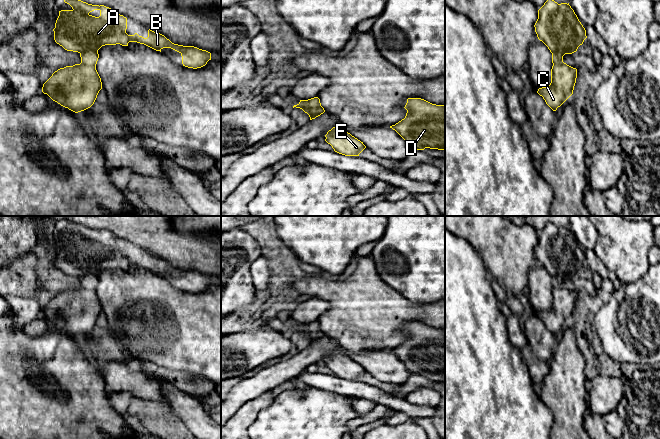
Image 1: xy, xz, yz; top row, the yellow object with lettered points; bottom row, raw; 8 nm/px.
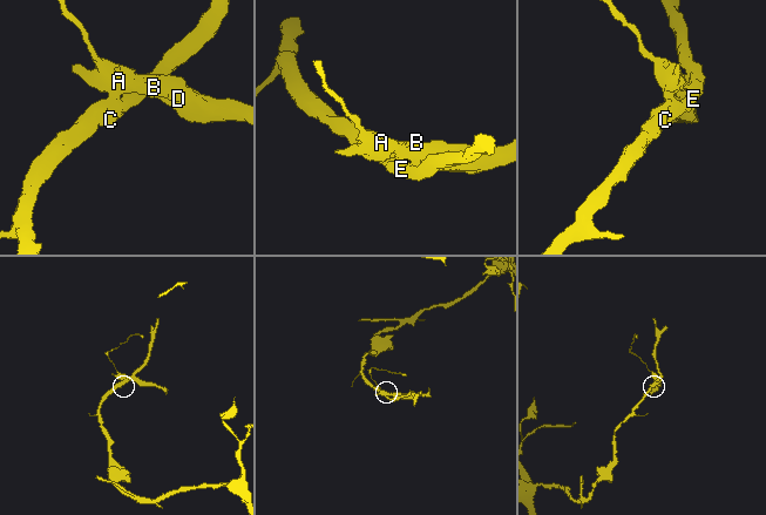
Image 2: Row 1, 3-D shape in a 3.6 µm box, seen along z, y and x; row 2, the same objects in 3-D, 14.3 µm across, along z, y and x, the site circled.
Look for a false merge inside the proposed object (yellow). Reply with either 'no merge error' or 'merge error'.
merge error

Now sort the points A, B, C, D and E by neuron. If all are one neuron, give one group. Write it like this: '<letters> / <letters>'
A B D / C E

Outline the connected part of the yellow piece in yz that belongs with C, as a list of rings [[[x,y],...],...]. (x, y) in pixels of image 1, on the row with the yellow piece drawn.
[[[564,62],[555,64],[551,69],[550,85],[539,88],[537,93],[553,111],[556,111],[573,94],[576,78],[576,68]]]

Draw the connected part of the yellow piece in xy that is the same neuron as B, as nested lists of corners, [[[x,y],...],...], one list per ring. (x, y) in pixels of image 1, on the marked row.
[[[64,0],[64,2],[69,4],[72,9],[59,11],[59,16],[56,20],[55,28],[53,29],[54,40],[65,50],[78,52],[81,57],[81,63],[86,66],[96,67],[99,58],[98,50],[102,46],[116,44],[128,46],[129,42],[144,44],[160,52],[163,48],[171,48],[181,54],[182,64],[188,68],[201,68],[211,60],[210,52],[194,46],[174,44],[164,35],[150,29],[148,30],[147,38],[139,36],[137,33],[134,35],[128,35],[126,33],[127,18],[123,15],[117,14],[111,8],[104,5],[92,5],[81,0]]]

